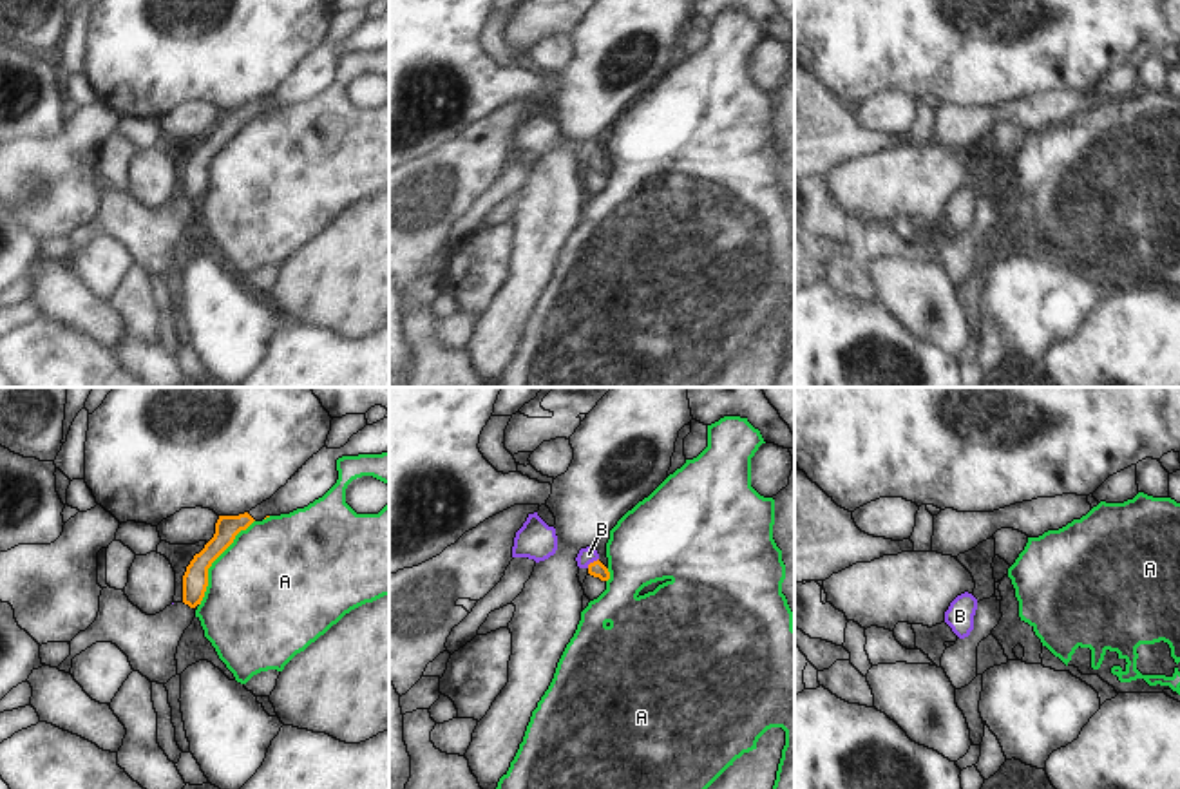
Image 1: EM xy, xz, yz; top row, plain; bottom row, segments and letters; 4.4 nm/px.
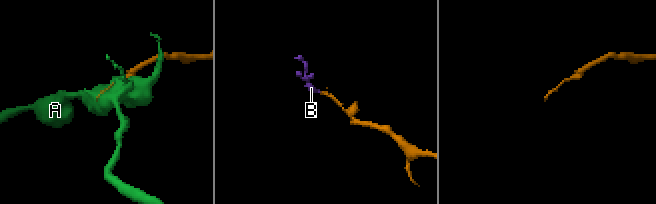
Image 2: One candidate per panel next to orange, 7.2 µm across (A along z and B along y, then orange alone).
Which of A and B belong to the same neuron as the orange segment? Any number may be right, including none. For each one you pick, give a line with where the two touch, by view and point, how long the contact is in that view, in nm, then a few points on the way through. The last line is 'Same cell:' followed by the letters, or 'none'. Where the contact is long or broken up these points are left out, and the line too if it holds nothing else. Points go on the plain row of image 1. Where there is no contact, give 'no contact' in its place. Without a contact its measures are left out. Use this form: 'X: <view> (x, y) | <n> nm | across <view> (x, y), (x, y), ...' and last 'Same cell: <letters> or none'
B: xz (594, 156) | 70 nm | across xz (596, 163), (594, 156), (589, 149)
Same cell: B

